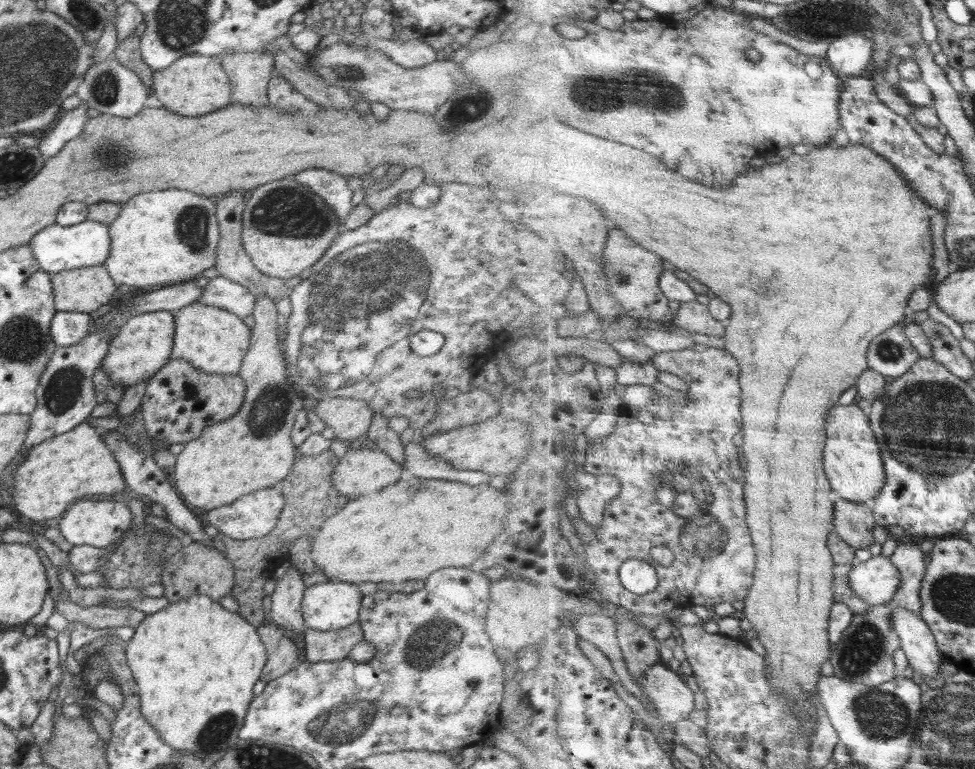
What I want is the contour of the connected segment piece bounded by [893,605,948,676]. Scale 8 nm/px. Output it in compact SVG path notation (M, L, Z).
M898 605L893 612L893 625L915 672L928 676L938 674L942 662L948 660L940 651L937 636L923 615Z

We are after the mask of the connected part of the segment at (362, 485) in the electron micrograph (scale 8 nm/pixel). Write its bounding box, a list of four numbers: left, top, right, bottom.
[331,447,401,499]

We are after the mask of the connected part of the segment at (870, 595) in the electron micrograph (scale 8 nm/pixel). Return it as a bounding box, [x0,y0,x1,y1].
[851,554,903,606]

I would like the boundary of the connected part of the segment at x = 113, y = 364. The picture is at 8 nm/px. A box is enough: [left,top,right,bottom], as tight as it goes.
[102,310,175,387]

